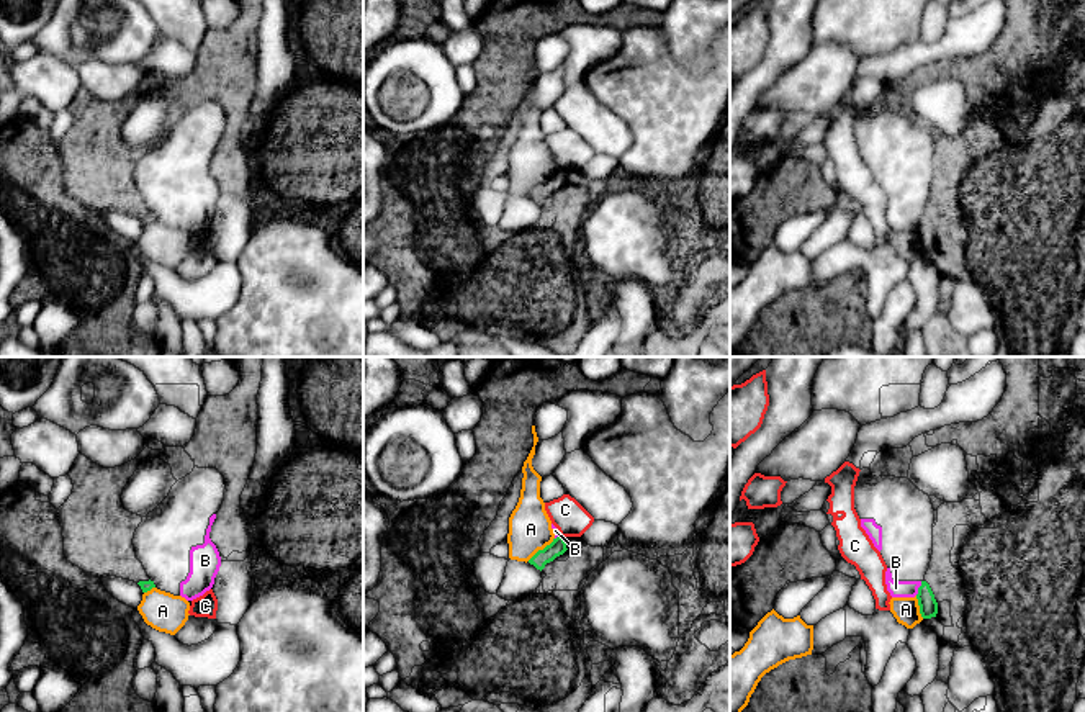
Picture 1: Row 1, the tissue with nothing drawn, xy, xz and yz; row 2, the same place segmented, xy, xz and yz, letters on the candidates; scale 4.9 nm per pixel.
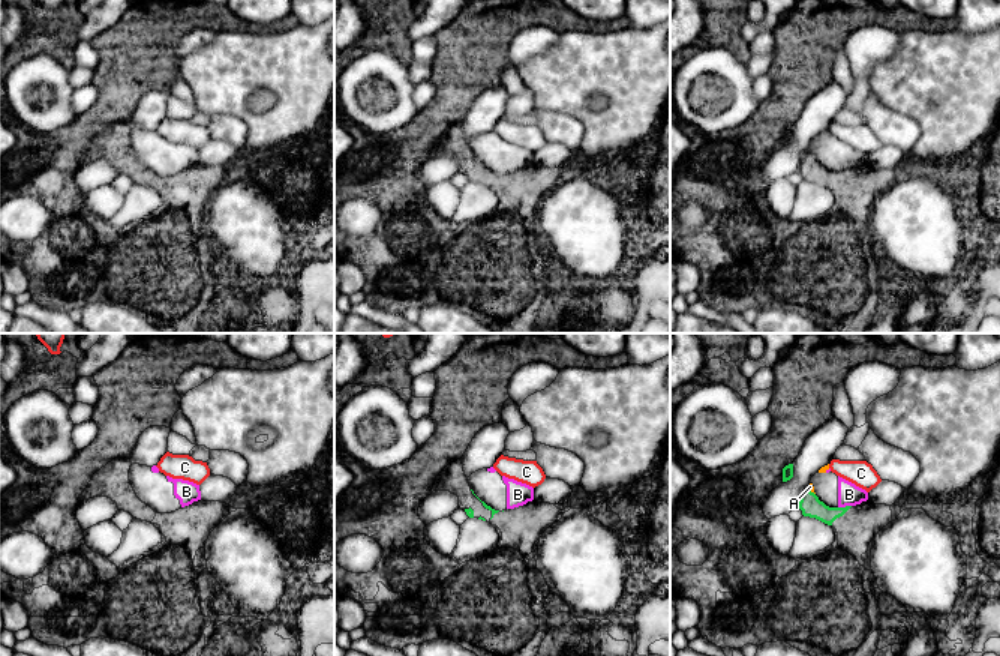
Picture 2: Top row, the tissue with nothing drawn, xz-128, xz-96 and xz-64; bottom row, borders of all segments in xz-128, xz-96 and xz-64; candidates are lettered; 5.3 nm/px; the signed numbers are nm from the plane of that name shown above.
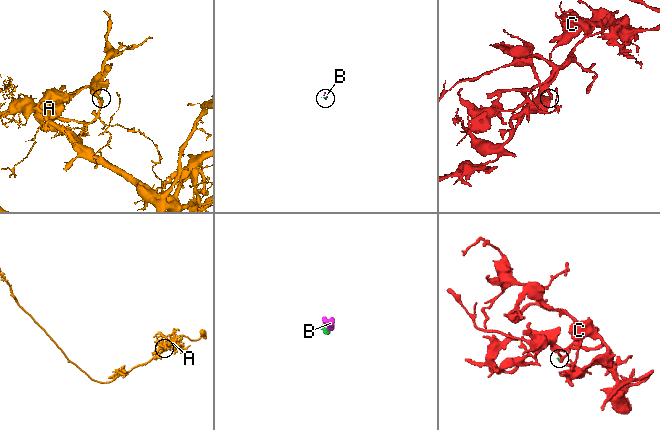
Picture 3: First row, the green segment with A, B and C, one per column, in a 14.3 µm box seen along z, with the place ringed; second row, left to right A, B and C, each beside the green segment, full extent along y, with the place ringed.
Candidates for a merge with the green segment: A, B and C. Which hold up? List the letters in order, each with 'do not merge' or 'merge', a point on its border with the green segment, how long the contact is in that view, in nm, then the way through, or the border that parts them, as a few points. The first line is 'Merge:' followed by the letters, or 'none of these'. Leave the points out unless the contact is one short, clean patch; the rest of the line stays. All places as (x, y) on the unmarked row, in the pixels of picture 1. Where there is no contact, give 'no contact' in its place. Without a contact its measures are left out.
Merge: none of these
A: do not merge; meets green in xz at (540, 184); contact 180 nm long; border along xz (553, 171), (527, 193)
B: do not merge; meets green in yz at (918, 221); contact 80 nm long; border along yz (922, 215), (915, 228)
C: do not merge; meets green in xz at (560, 169); contact 30 nm long; border along xz (560, 167), (563, 171)

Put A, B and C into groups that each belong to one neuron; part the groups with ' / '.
A / B / C

